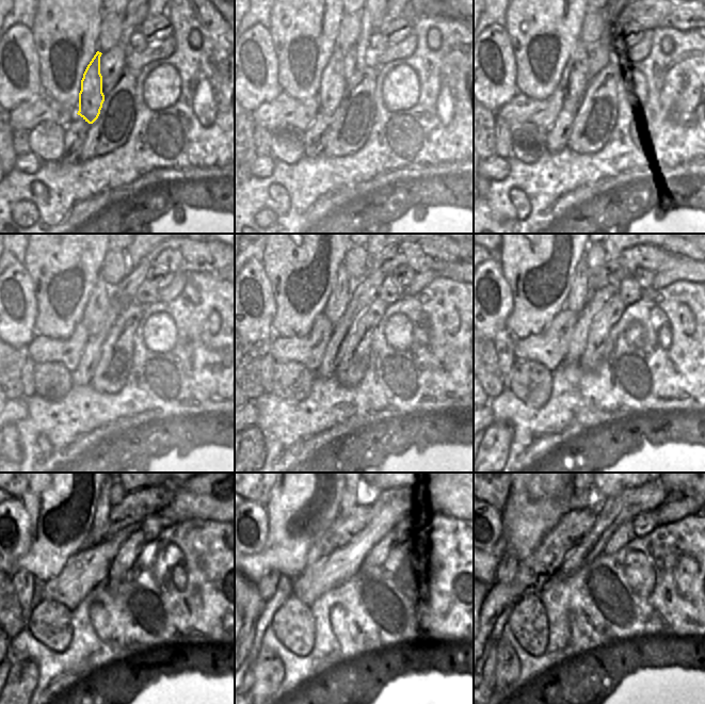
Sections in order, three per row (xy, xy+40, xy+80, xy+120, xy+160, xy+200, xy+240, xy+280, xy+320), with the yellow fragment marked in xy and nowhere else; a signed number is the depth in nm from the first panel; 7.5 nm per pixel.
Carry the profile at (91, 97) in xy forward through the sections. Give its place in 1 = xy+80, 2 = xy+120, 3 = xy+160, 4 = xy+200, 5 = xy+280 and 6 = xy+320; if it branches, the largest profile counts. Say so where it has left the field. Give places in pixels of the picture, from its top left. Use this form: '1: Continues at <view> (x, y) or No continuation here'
1: Continues at xy+80 (574, 78)
2: Continues at xy+120 (95, 314)
3: Continues at xy+160 (337, 302)
4: Continues at xy+200 (579, 292)
5: Continues at xy+280 (348, 499)
6: Continues at xy+320 (583, 495).

